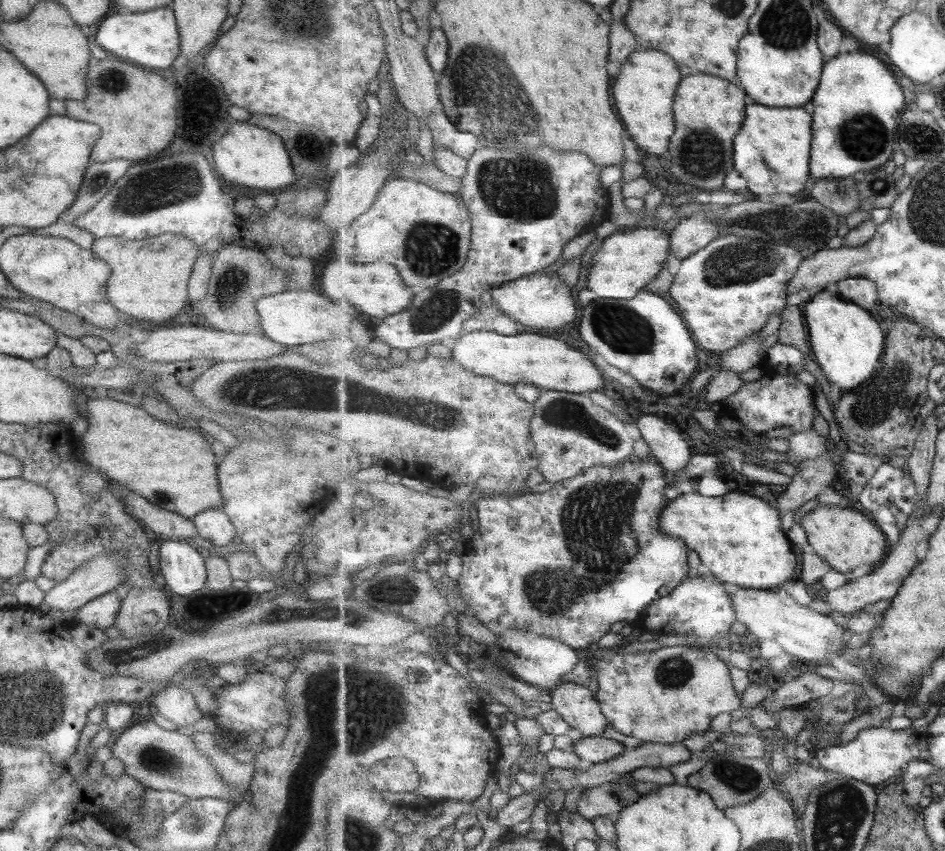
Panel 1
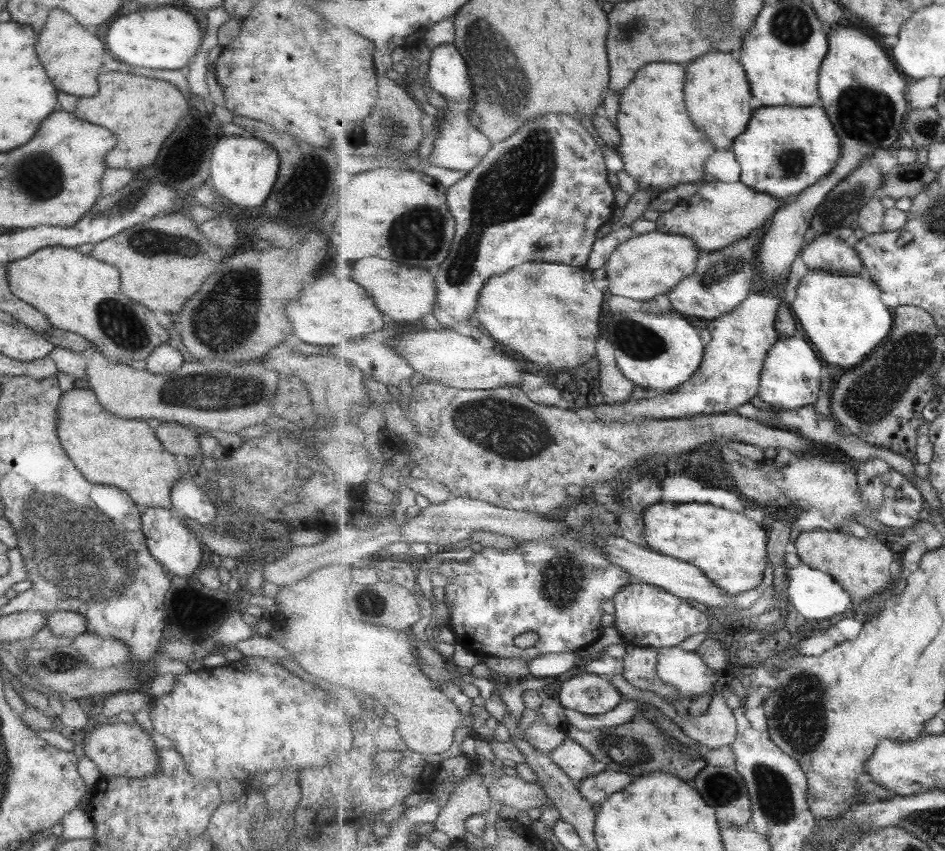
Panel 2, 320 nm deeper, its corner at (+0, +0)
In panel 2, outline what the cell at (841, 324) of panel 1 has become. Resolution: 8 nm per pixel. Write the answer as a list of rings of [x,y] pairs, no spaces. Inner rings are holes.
[[[810,270],[800,281],[797,295],[790,305],[802,334],[816,347],[819,355],[828,364],[857,366],[870,357],[871,352],[883,341],[888,340],[896,324],[893,308],[887,308],[881,300],[880,284],[866,275],[841,275],[825,270]]]

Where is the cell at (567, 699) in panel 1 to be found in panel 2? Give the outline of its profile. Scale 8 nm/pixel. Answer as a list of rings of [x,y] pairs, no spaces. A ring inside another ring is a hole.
[[[581,673],[561,684],[558,700],[565,709],[577,709],[585,714],[605,714],[615,710],[623,701],[622,692],[602,675]]]

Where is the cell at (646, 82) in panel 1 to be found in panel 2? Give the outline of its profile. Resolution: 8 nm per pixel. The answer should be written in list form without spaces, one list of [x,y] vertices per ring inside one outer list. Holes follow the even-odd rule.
[[[667,61],[653,62],[644,66],[632,84],[620,94],[617,129],[621,133],[621,144],[616,150],[624,163],[625,172],[639,182],[641,191],[670,190],[679,184],[687,183],[699,186],[710,179],[706,172],[706,162],[716,153],[717,148],[710,138],[705,136],[705,132],[695,126],[687,112],[686,82],[686,68],[683,65]]]

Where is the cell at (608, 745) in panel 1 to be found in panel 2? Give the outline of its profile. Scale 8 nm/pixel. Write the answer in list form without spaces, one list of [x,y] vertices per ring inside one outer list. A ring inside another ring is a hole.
[[[568,737],[566,741],[549,754],[574,781],[597,776],[606,770],[605,764],[585,750],[575,739]]]

